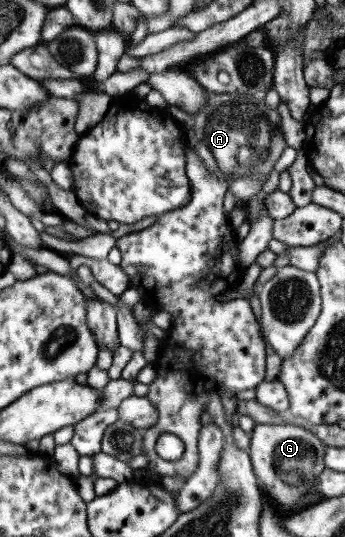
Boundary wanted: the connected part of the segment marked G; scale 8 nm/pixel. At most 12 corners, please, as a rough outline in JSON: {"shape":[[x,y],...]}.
{"shape":[[254,422],[247,451],[263,498],[303,501],[325,447],[301,426]]}

